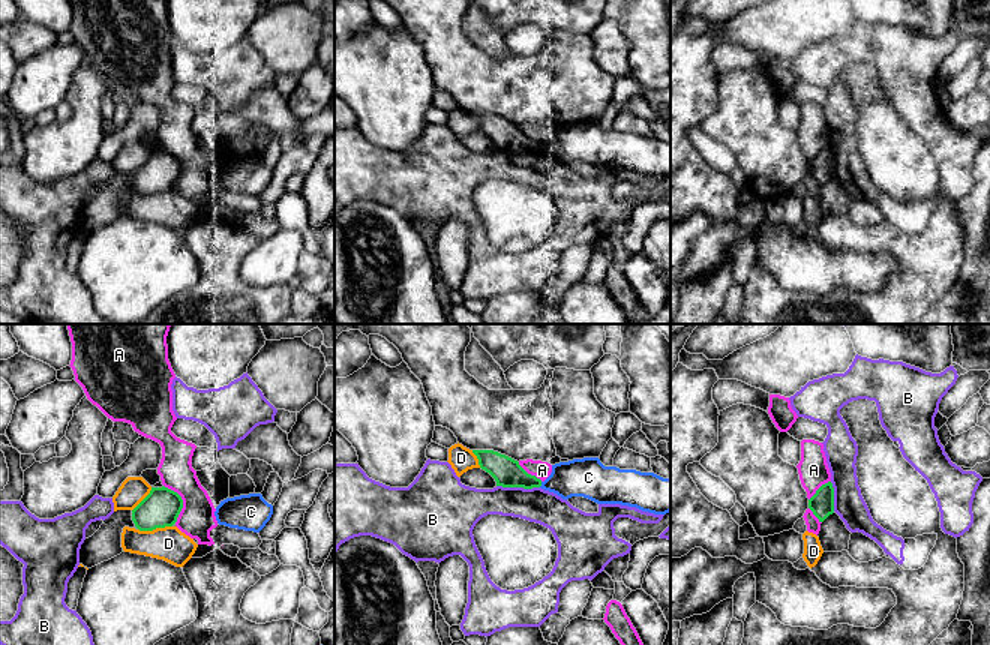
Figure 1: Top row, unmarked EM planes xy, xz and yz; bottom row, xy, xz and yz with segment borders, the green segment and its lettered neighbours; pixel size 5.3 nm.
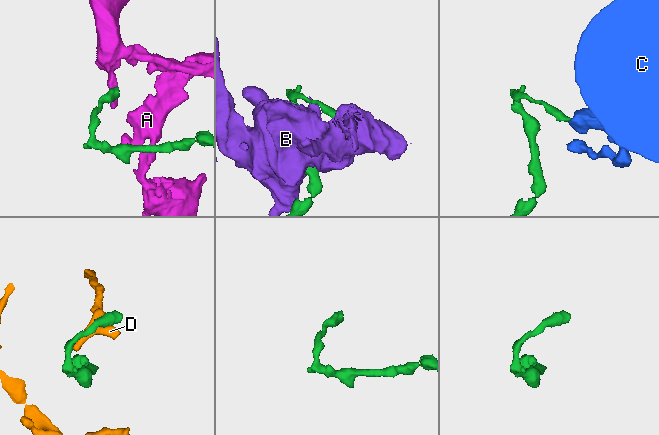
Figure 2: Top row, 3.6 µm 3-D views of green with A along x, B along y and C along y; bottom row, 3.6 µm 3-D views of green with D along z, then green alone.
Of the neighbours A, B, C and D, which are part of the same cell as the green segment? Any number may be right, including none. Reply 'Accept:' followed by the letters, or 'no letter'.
Accept: no letter

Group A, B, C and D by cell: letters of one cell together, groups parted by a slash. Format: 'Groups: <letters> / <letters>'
Groups: A / B / C / D

